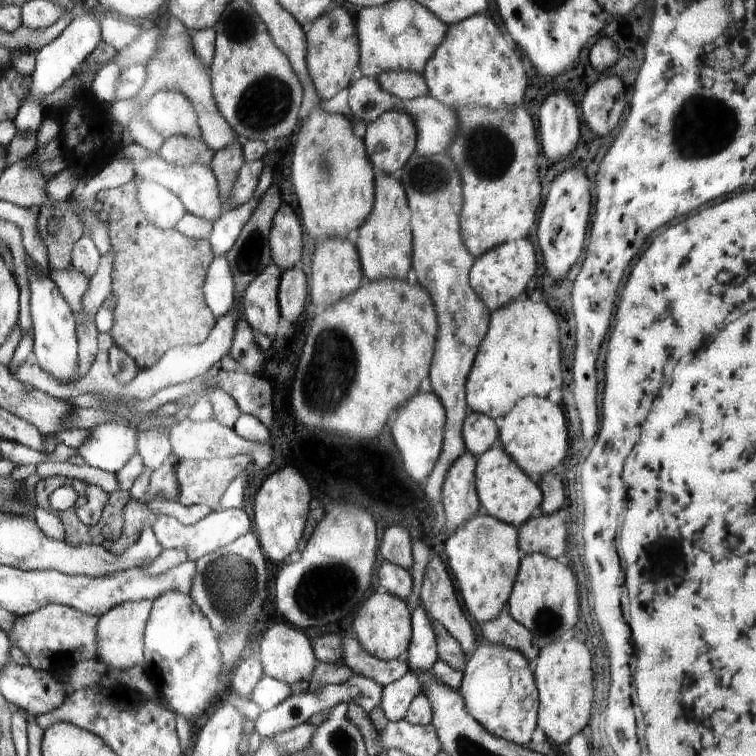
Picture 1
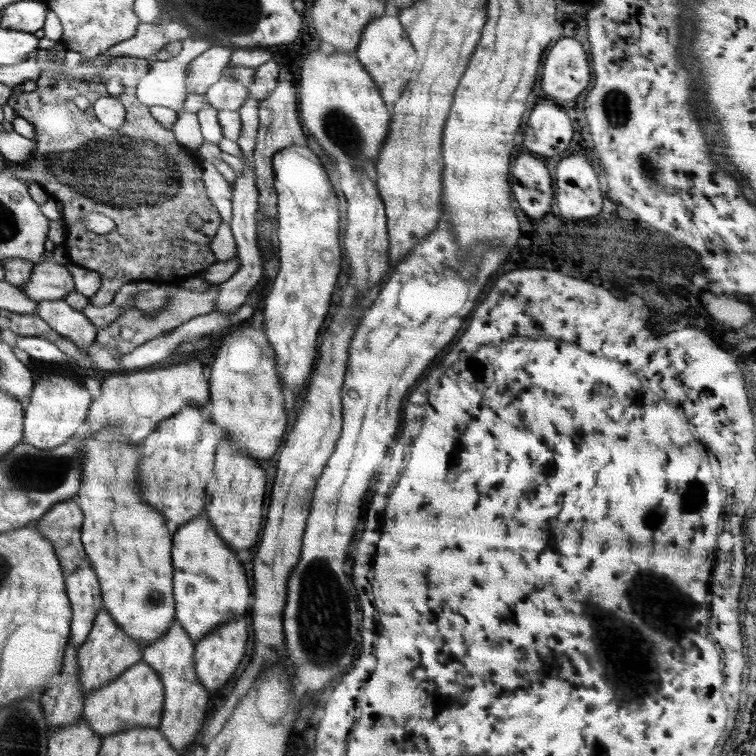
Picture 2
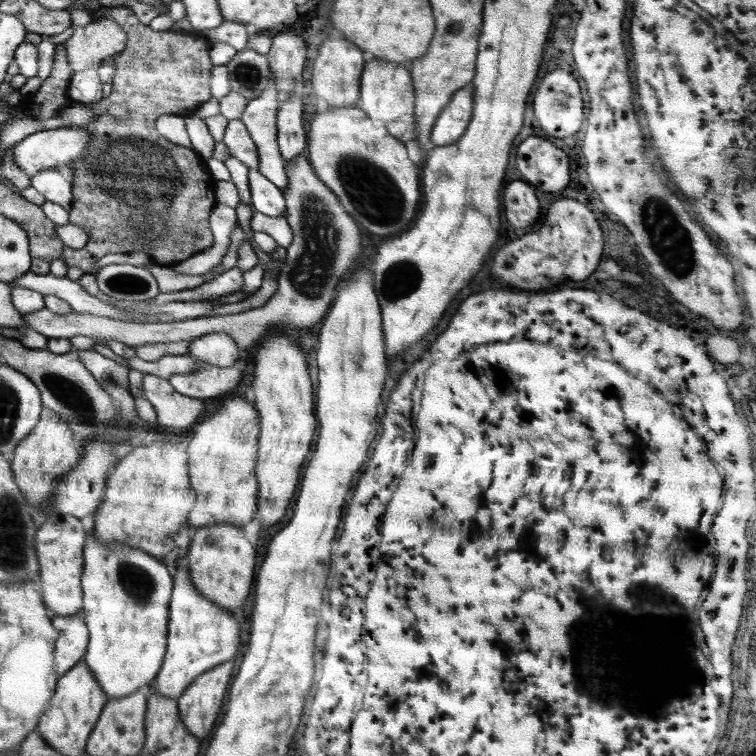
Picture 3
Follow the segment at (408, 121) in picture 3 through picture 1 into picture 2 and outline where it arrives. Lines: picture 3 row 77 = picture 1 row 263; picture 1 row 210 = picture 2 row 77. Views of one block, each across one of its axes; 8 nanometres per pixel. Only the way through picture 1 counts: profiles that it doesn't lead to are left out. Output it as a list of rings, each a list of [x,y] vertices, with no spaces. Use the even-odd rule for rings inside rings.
[[[382,15],[380,18],[374,19],[363,30],[354,55],[362,63],[366,73],[372,77],[372,81],[378,87],[381,98],[392,116],[394,103],[400,100],[400,95],[405,91],[417,61],[416,51],[413,44],[408,40],[408,35],[399,18]]]

